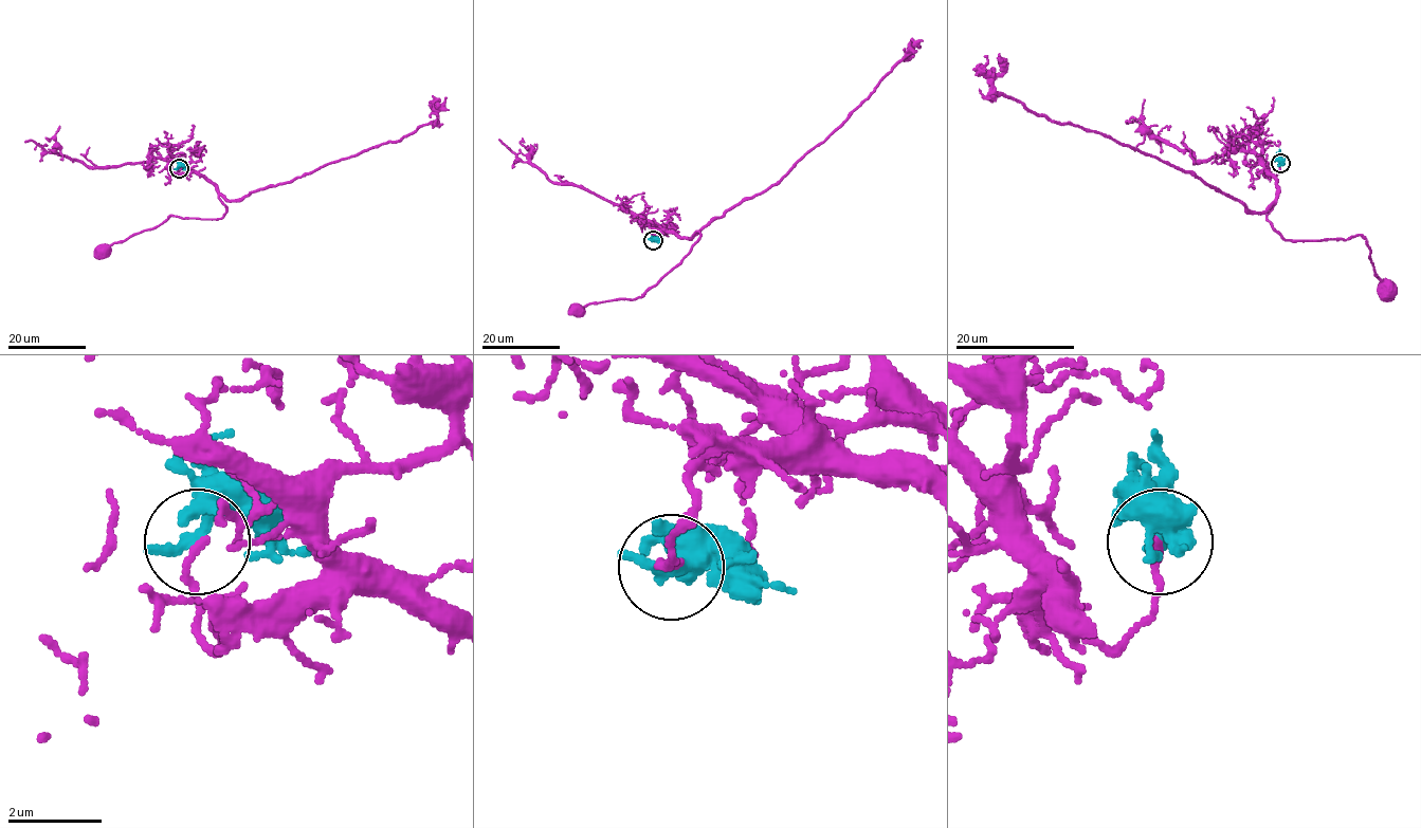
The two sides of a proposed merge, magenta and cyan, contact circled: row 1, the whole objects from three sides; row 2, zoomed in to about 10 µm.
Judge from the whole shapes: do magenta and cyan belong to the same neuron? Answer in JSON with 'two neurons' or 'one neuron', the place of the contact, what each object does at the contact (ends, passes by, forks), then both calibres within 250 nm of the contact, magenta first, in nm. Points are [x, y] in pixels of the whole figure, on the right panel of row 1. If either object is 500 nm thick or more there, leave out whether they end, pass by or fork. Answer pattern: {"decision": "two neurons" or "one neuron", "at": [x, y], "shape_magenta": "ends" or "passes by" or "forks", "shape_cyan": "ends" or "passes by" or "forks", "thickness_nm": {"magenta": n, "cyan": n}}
{"decision": "two neurons", "at": [1280, 163], "shape_magenta": "ends", "shape_cyan": "ends", "thickness_nm": {"magenta": 150, "cyan": 360}}

